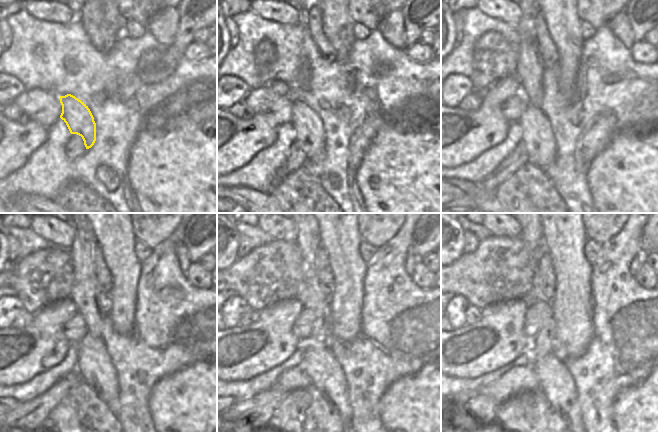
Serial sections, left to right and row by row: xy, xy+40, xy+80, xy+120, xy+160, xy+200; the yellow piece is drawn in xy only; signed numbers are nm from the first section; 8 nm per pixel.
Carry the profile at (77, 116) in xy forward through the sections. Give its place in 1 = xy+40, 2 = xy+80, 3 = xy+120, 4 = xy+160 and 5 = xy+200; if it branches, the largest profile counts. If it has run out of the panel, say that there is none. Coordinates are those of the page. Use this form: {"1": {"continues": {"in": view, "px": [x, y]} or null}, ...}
{"1": {"continues": {"in": "xy+40", "px": [309, 128]}}, "2": {"continues": {"in": "xy+80", "px": [537, 135]}}, "3": {"continues": {"in": "xy+120", "px": [94, 366]}}, "4": {"continues": {"in": "xy+160", "px": [326, 375]}}, "5": {"continues": {"in": "xy+200", "px": [556, 382]}}}

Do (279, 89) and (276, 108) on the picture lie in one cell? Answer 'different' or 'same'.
different

